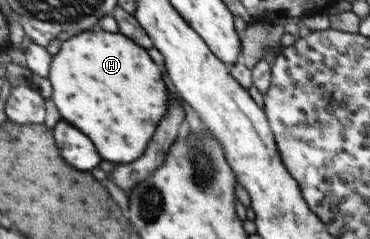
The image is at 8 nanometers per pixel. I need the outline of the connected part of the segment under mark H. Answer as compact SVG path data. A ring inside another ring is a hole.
M82 32L62 42L60 52L52 56L50 76L47 77L52 84L52 100L62 118L76 128L82 128L86 136L94 136L100 156L110 162L128 164L140 158L166 112L166 84L158 66L144 48L134 44L130 38L120 38L112 32Z

